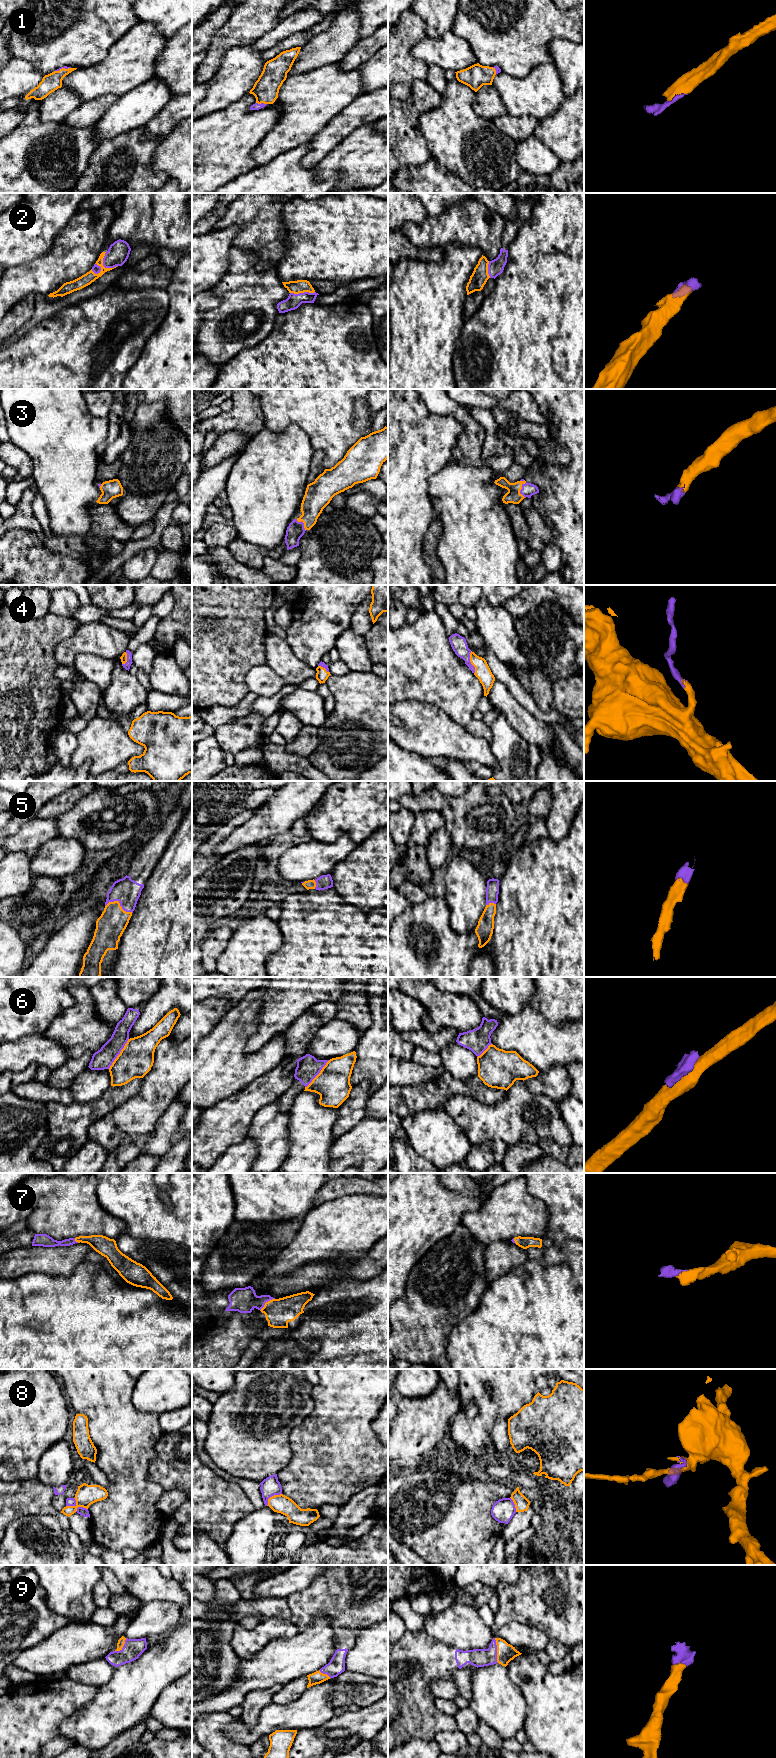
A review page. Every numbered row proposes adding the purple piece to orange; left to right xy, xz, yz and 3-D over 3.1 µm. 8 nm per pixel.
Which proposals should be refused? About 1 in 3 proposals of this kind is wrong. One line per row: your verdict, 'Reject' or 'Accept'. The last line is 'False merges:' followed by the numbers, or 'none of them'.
1: Accept
2: Accept
3: Accept
4: Accept
5: Accept
6: Reject
7: Accept
8: Reject
9: Accept
False merges: 6, 8

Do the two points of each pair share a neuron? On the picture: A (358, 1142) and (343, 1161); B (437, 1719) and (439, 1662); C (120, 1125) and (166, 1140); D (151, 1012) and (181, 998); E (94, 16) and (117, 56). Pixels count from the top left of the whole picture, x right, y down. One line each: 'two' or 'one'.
A: one
B: one
C: two
D: one
E: two

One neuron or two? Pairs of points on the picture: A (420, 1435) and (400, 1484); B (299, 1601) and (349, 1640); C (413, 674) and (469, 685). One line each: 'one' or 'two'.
A: two
B: one
C: one

